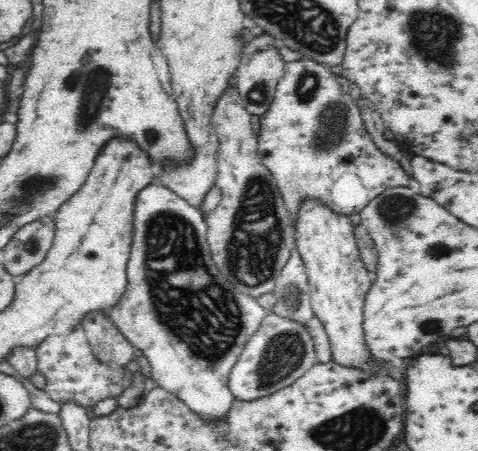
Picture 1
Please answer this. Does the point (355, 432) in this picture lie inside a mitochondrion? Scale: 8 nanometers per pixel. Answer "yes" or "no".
yes

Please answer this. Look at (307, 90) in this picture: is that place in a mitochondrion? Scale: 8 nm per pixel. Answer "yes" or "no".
yes

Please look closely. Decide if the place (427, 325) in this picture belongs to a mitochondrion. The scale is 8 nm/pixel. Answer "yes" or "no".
yes

